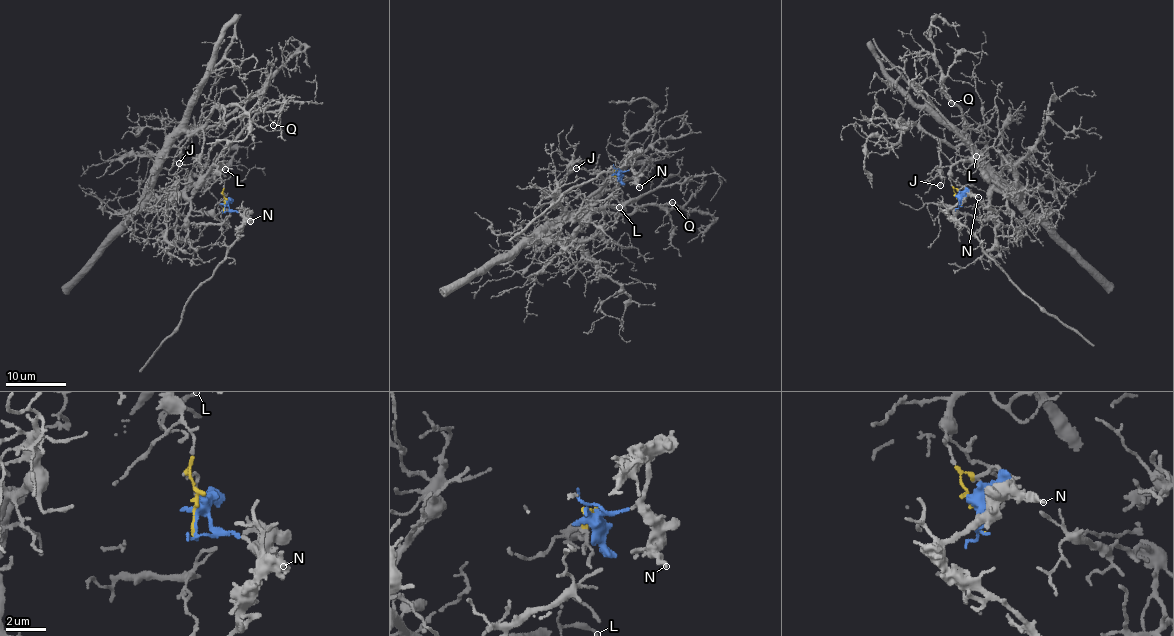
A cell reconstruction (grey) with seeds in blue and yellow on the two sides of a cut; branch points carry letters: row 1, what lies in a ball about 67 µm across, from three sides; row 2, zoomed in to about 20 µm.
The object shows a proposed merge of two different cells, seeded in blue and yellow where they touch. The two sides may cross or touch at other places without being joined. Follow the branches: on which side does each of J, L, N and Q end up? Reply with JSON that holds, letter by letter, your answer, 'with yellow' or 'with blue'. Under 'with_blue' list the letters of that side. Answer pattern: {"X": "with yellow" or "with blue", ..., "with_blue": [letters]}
{"J": "with yellow", "L": "with yellow", "N": "with blue", "Q": "with yellow", "with_blue": ["N"]}

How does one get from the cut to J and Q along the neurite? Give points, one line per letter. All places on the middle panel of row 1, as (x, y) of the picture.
J: (615, 171), (603, 208), (550, 239), (545, 231), (584, 210), (603, 182), (575, 168)
Q: (615, 171), (616, 191), (603, 208), (569, 236), (544, 235), (579, 211), (633, 213), (672, 202)

